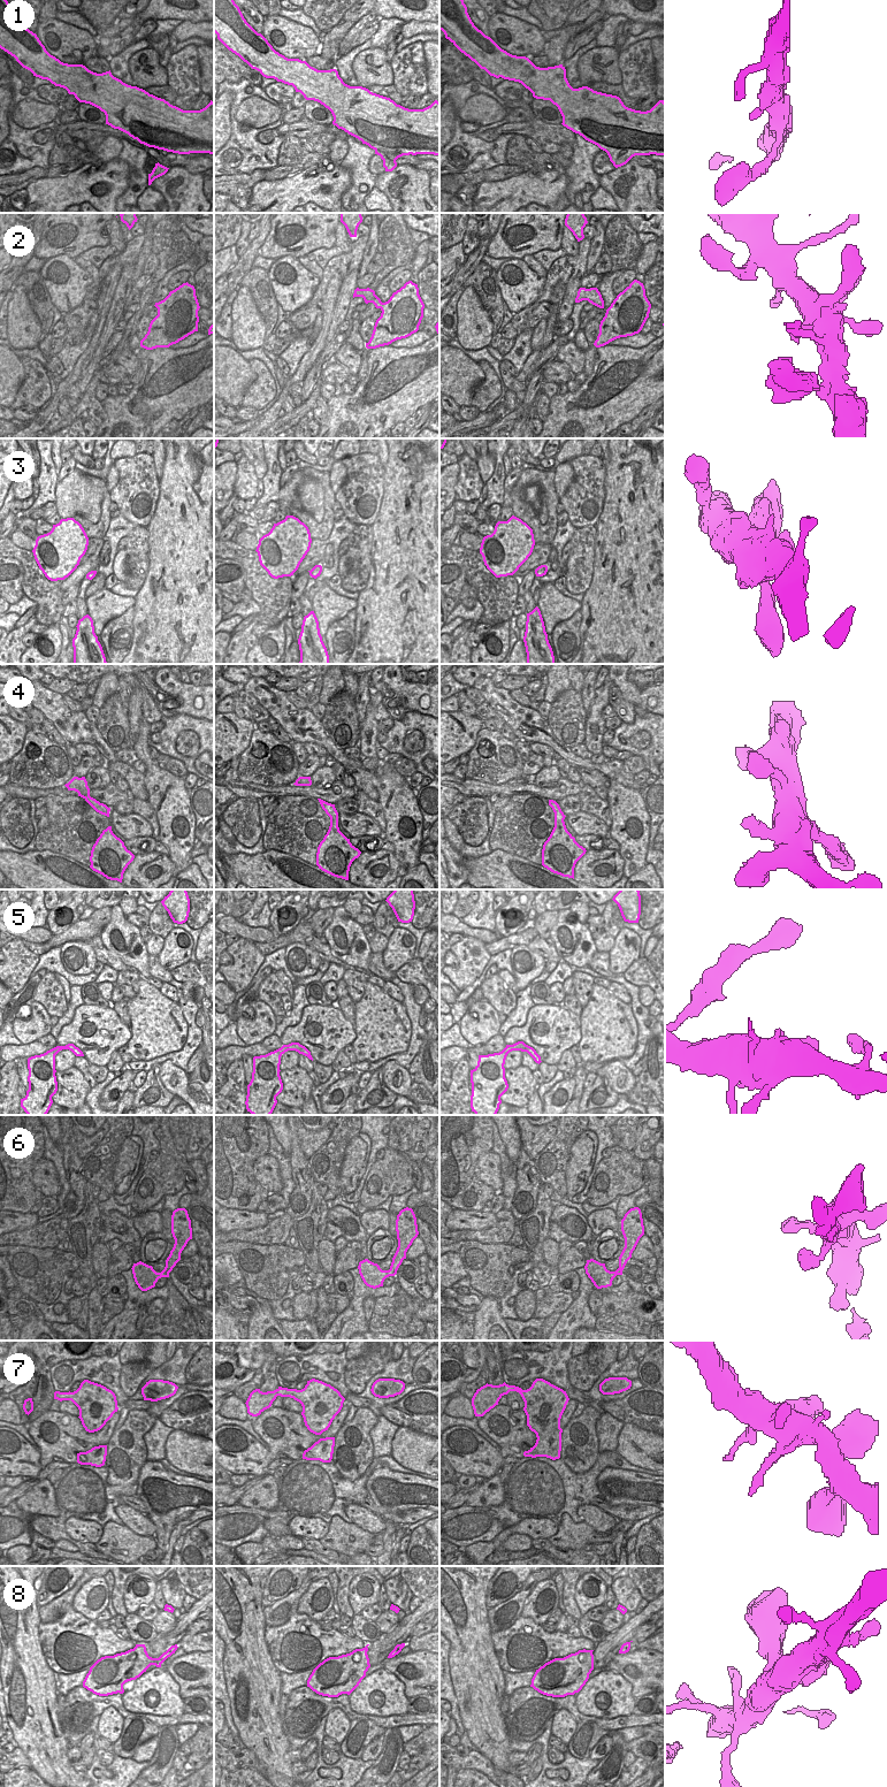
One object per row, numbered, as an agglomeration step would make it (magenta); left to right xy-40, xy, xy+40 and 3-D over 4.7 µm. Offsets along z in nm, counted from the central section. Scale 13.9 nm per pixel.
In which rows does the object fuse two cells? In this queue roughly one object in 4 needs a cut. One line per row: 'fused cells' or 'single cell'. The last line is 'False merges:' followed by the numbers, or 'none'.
1: single cell
2: single cell
3: single cell
4: single cell
5: single cell
6: single cell
7: single cell
8: single cell
False merges: none

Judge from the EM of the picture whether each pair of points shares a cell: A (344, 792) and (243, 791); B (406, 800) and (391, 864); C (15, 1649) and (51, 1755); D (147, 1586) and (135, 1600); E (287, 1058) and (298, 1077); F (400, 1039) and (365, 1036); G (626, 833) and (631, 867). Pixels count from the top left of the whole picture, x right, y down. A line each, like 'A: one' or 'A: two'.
A: two
B: two
C: one
D: one
E: two
F: one
G: one

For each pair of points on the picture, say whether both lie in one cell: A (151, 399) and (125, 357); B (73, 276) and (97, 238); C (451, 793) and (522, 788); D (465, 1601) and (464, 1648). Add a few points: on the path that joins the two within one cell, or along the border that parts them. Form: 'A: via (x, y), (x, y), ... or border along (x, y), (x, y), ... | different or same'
A: border along (132, 351), (140, 364) | different
B: border along (73, 258), (66, 254), (56, 254), (46, 260) | different
C: border along (451, 786), (460, 793) | different
D: via (467, 1612), (467, 1636) | same

